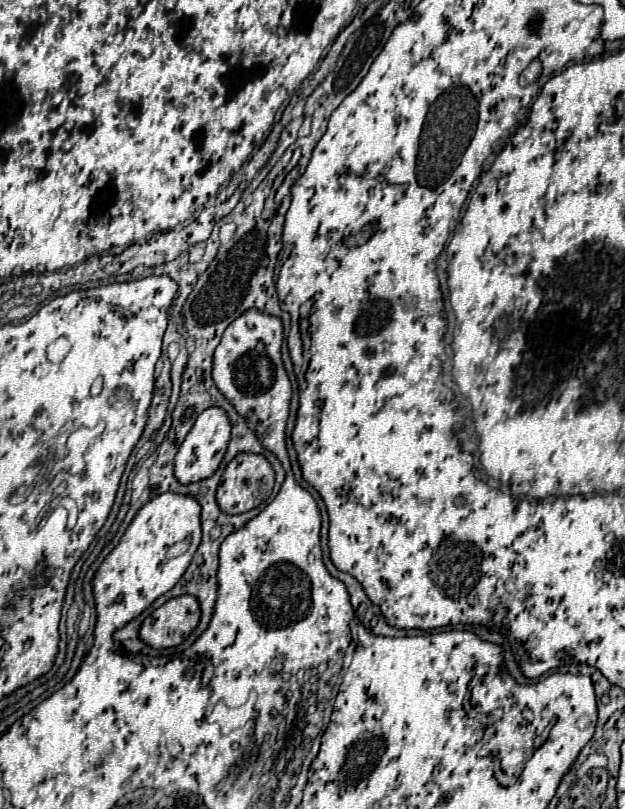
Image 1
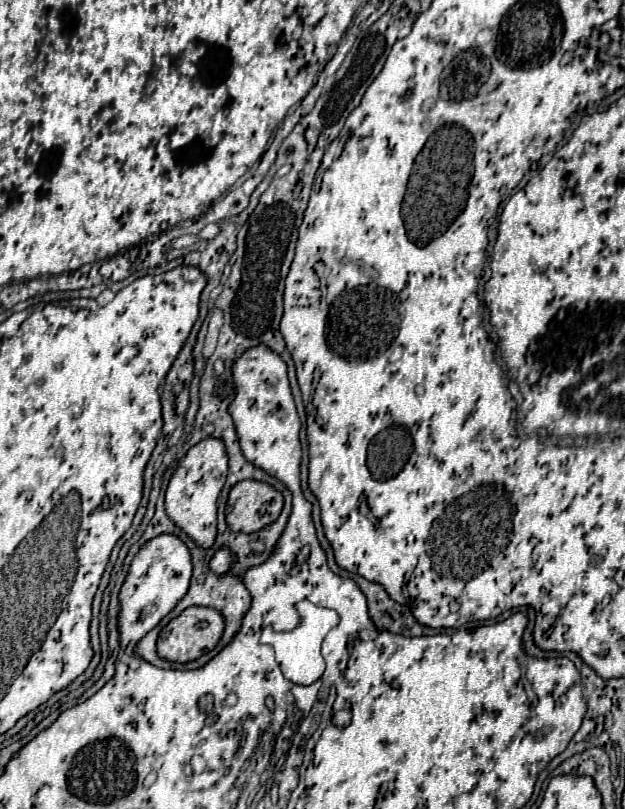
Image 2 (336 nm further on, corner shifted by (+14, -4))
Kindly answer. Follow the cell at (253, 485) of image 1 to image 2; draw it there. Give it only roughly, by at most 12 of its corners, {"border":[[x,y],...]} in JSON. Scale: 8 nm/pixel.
{"border":[[240,481],[226,505],[232,531],[272,525],[284,497],[262,481]]}

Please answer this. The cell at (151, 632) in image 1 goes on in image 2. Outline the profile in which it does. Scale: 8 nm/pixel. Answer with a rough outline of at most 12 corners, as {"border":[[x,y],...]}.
{"border":[[186,609],[162,629],[158,653],[188,663],[222,639],[224,617]]}

